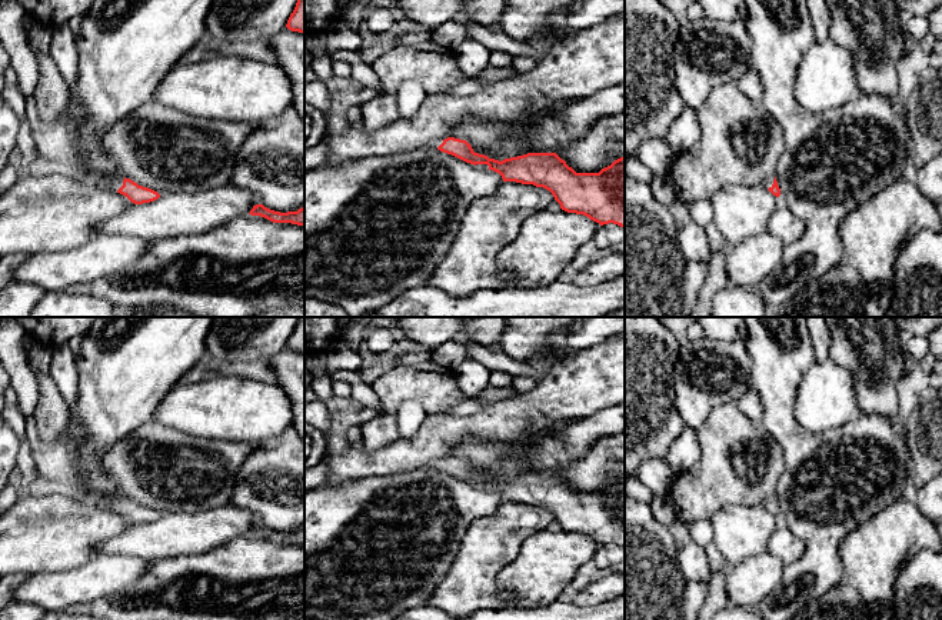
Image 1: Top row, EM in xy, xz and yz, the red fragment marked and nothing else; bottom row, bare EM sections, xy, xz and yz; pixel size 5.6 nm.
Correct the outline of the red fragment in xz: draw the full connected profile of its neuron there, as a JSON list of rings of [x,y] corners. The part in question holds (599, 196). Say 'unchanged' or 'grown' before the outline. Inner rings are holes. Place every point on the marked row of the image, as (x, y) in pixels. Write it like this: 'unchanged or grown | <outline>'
grown | [[[432,140],[429,149],[470,164],[487,164],[503,181],[533,184],[549,190],[560,209],[603,224],[625,227],[625,157],[599,173],[576,173],[556,153],[527,153],[502,161],[475,153],[466,140]]]

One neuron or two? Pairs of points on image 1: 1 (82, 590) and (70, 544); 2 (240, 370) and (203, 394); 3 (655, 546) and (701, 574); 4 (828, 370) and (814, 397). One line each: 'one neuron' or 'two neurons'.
1: two neurons
2: two neurons
3: two neurons
4: one neuron

